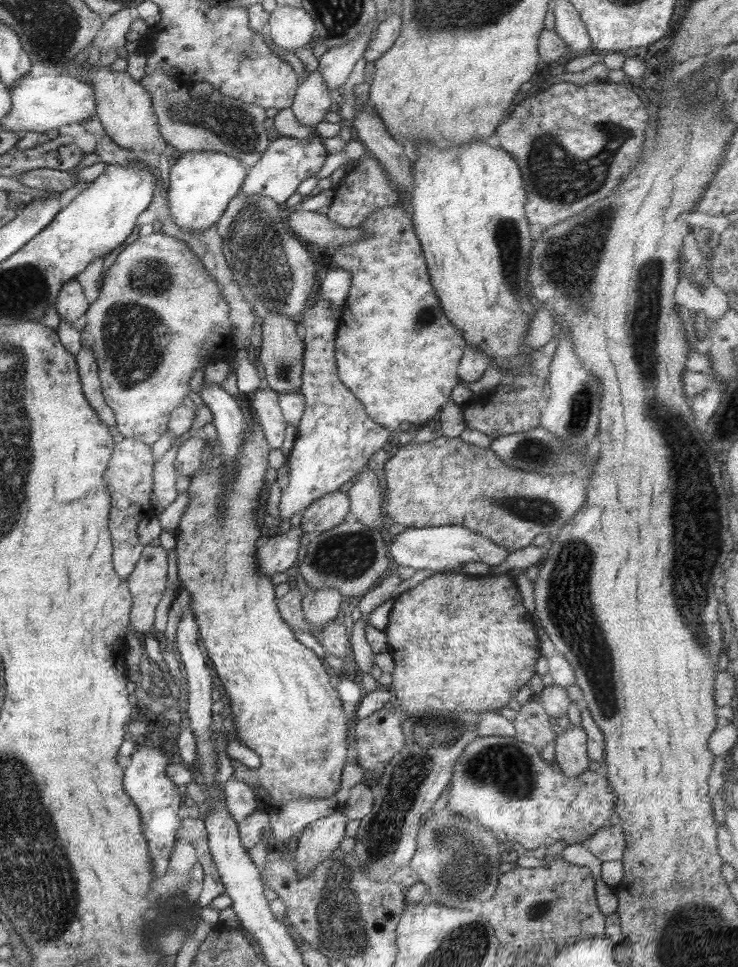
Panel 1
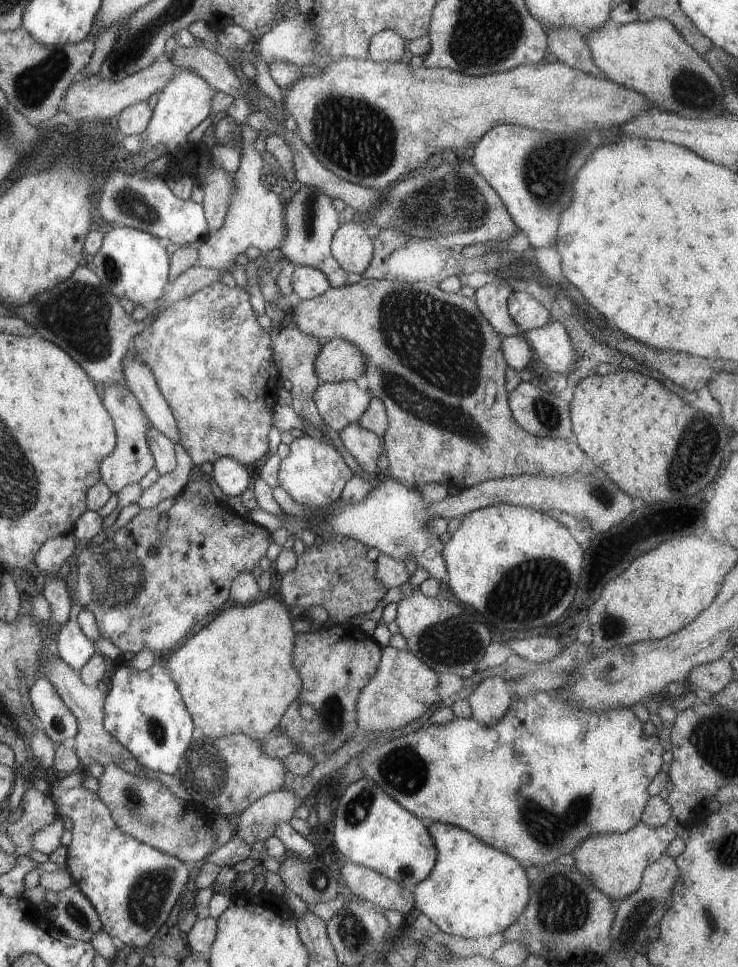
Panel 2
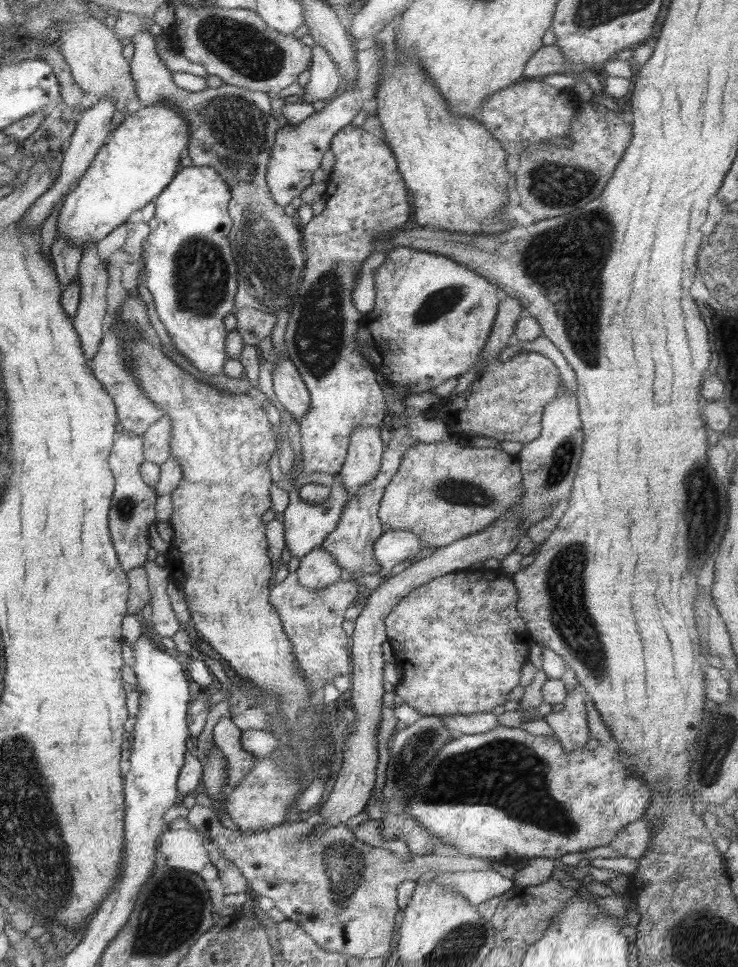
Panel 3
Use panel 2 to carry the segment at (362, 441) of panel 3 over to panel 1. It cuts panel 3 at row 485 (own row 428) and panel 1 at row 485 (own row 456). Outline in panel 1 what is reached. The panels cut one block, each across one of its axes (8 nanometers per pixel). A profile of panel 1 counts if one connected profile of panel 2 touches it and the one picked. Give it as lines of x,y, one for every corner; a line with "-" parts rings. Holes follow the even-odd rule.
364,467
349,488
346,495
350,502
350,513
355,520
368,528
381,527
382,510
379,504
382,501
382,490
375,474

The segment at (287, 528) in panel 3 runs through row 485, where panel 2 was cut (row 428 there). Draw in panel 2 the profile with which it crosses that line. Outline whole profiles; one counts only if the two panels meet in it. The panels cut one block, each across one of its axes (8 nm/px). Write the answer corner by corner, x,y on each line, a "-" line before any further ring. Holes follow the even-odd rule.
355,380
336,381
321,384
312,395
316,410
322,422
332,428
334,436
345,426
357,423
358,419
366,412
371,396
368,390
361,390

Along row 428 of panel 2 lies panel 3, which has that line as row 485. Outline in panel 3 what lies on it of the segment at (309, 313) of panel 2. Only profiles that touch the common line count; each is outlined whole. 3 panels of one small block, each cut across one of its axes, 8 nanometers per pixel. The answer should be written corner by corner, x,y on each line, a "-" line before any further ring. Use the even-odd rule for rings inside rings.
452,440
438,443
415,443
401,456
399,466
385,486
378,519
389,526
389,530
413,533
426,546
428,551
444,547
454,540
461,540
473,533
481,532
512,506
522,496
521,476
515,456
496,448
462,447

